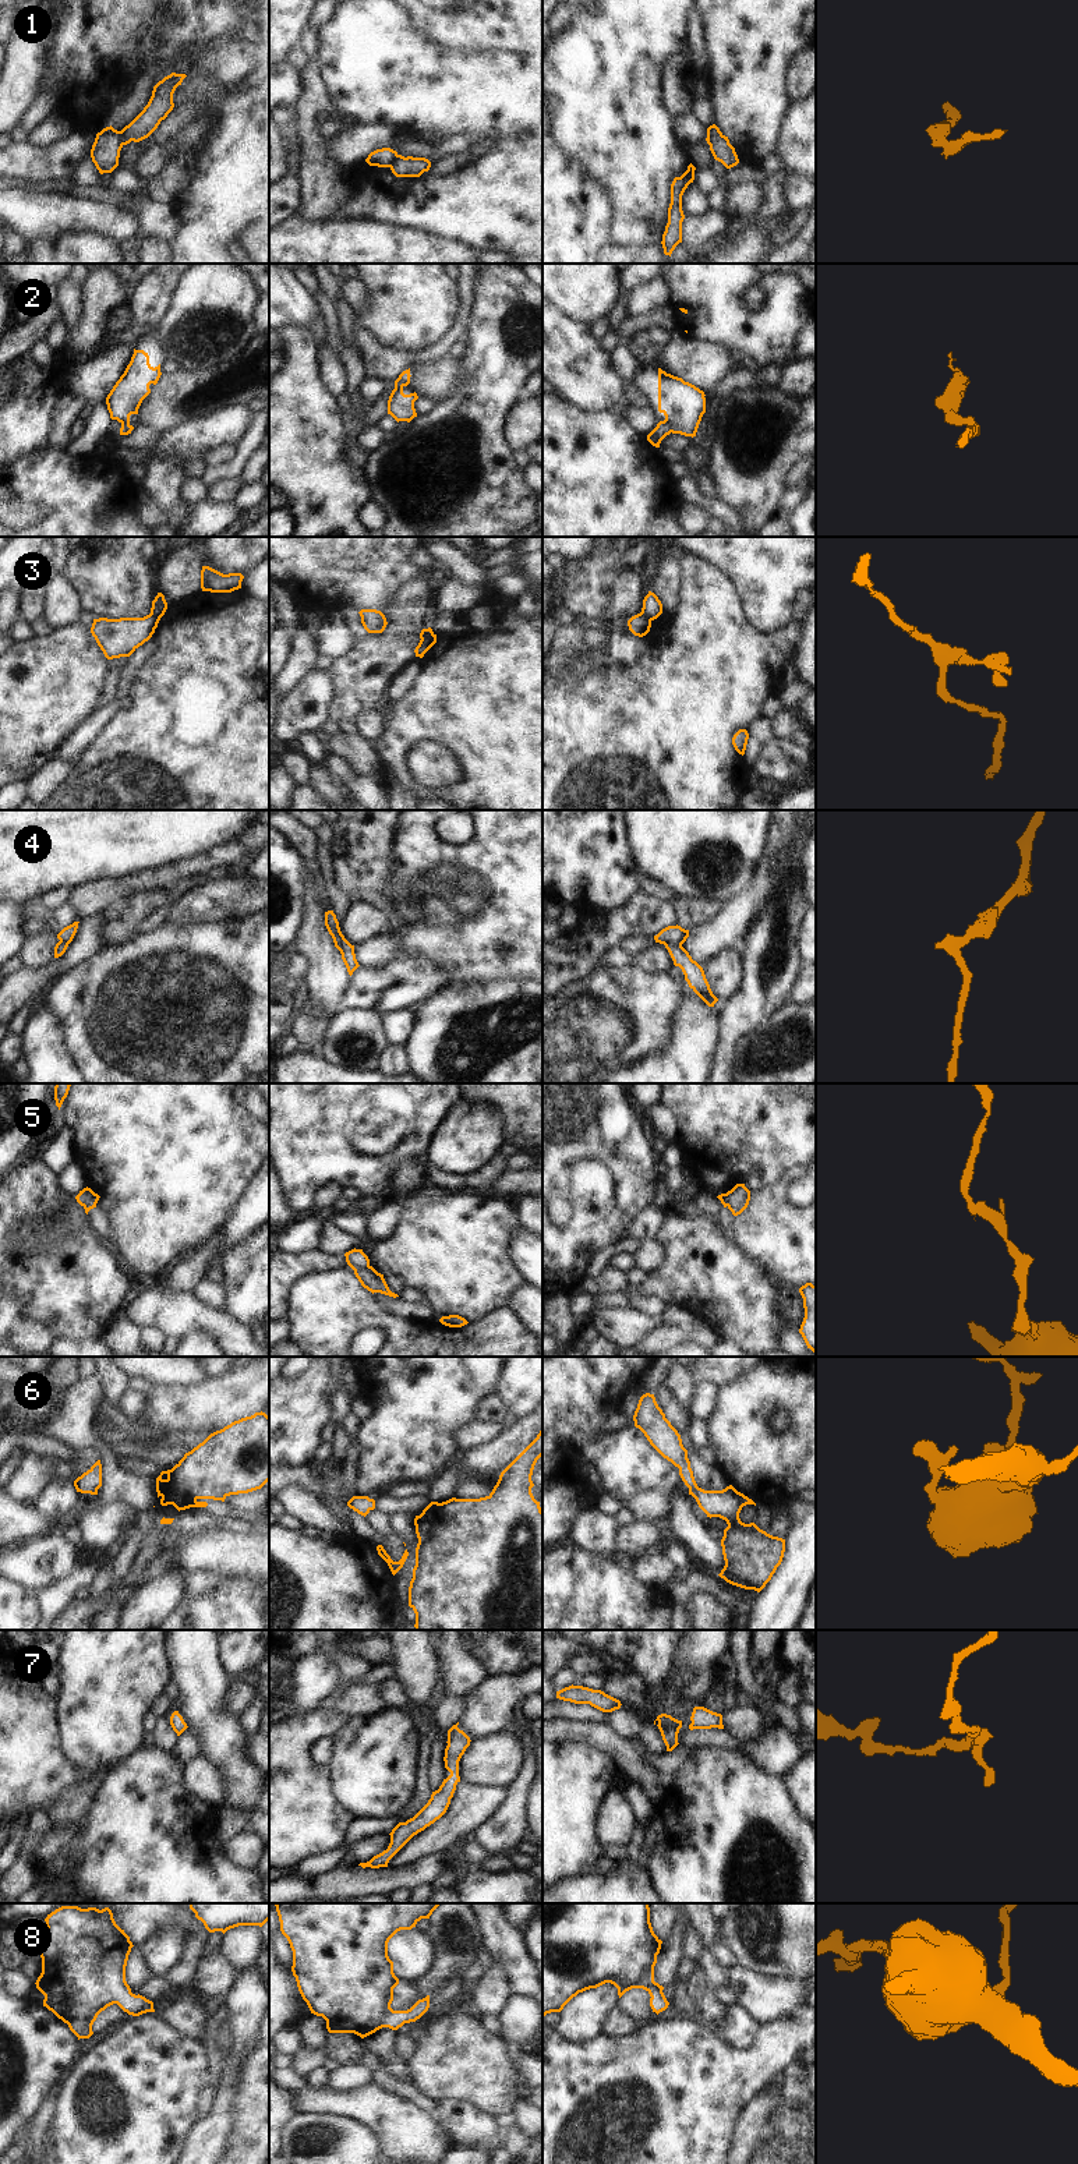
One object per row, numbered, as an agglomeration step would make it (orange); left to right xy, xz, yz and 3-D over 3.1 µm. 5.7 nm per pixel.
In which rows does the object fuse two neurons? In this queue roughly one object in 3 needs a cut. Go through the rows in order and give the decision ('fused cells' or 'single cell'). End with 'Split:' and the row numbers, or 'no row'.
1: fused cells
2: fused cells
3: fused cells
4: fused cells
5: fused cells
6: single cell
7: single cell
8: single cell
Split: 1, 2, 3, 4, 5

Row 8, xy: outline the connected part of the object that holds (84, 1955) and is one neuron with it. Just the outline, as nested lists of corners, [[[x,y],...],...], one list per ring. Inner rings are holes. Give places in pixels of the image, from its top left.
[[[61,1906],[47,1914],[45,1921],[47,1930],[38,1951],[42,1973],[35,1984],[45,1995],[43,2006],[67,2023],[78,2040],[93,2034],[92,2025],[98,2015],[113,2004],[132,2016],[155,2012],[153,2002],[132,1994],[126,1981],[126,1966],[134,1945],[116,1924],[109,1907]]]

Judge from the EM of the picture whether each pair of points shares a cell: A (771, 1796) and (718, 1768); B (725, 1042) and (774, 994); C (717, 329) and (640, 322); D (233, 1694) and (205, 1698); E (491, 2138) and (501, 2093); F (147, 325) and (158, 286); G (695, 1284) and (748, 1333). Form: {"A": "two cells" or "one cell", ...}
{"A": "one cell", "B": "one cell", "C": "two cells", "D": "two cells", "E": "two cells", "F": "one cell", "G": "one cell"}

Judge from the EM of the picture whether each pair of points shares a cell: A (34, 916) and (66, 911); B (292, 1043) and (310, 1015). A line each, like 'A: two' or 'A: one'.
A: one
B: two

